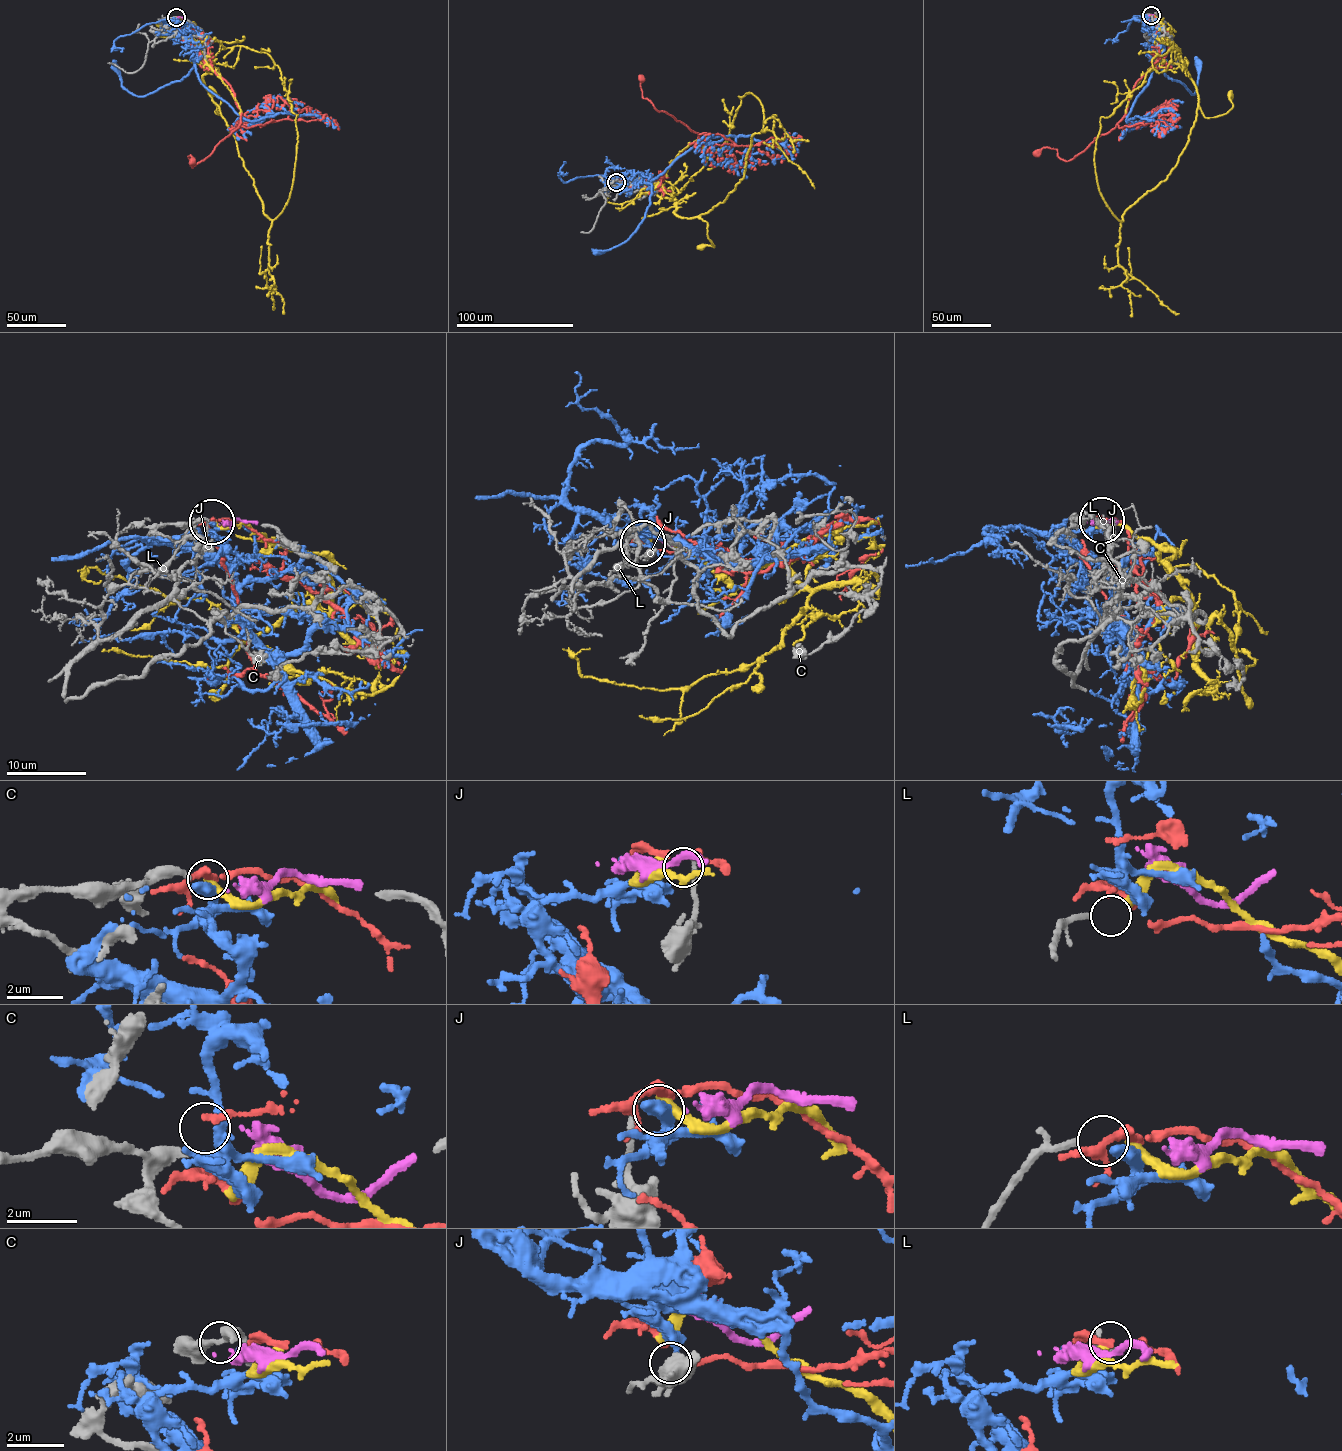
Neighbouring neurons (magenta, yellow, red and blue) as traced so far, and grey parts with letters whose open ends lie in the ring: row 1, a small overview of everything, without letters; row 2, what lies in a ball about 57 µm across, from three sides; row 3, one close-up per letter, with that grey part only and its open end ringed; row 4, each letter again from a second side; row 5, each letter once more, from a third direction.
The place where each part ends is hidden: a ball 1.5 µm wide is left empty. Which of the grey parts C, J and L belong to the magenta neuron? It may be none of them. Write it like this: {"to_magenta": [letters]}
{"to_magenta": ["C"]}

